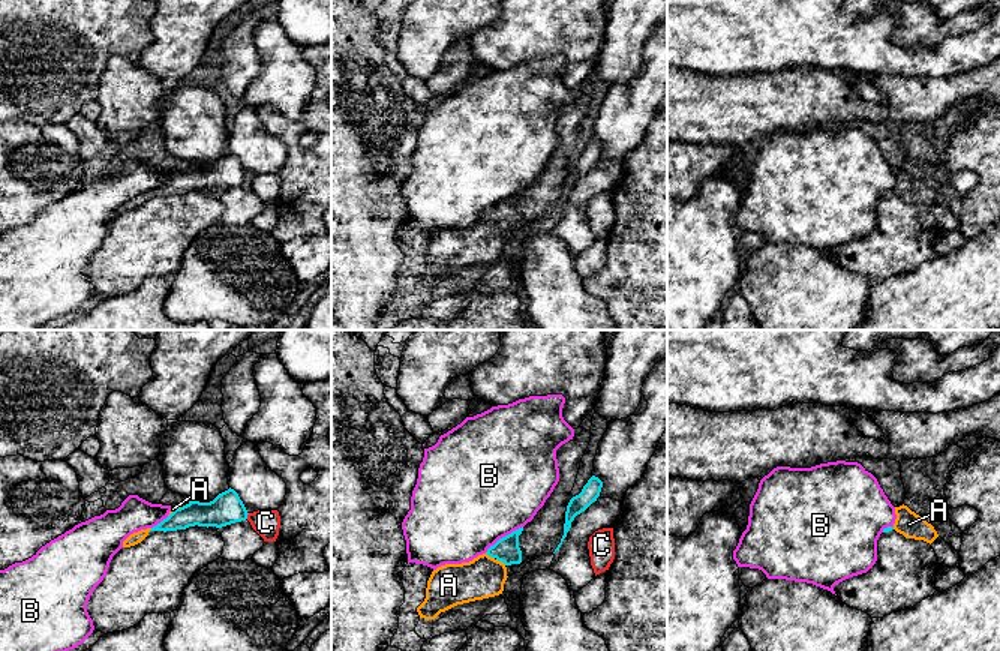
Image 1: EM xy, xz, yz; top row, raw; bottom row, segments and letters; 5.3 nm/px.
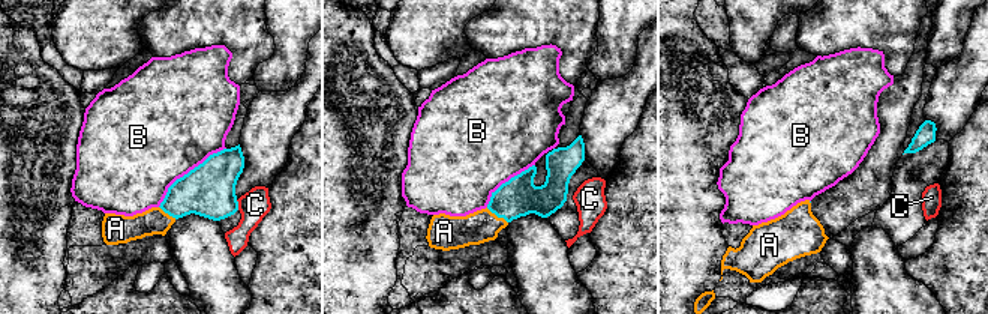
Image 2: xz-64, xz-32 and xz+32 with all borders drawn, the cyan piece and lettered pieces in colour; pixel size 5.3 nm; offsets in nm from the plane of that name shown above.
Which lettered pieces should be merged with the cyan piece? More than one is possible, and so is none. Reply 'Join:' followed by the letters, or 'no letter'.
Join: A, C

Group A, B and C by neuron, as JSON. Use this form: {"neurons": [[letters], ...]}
{"neurons": [["A", "C"], ["B"]]}

